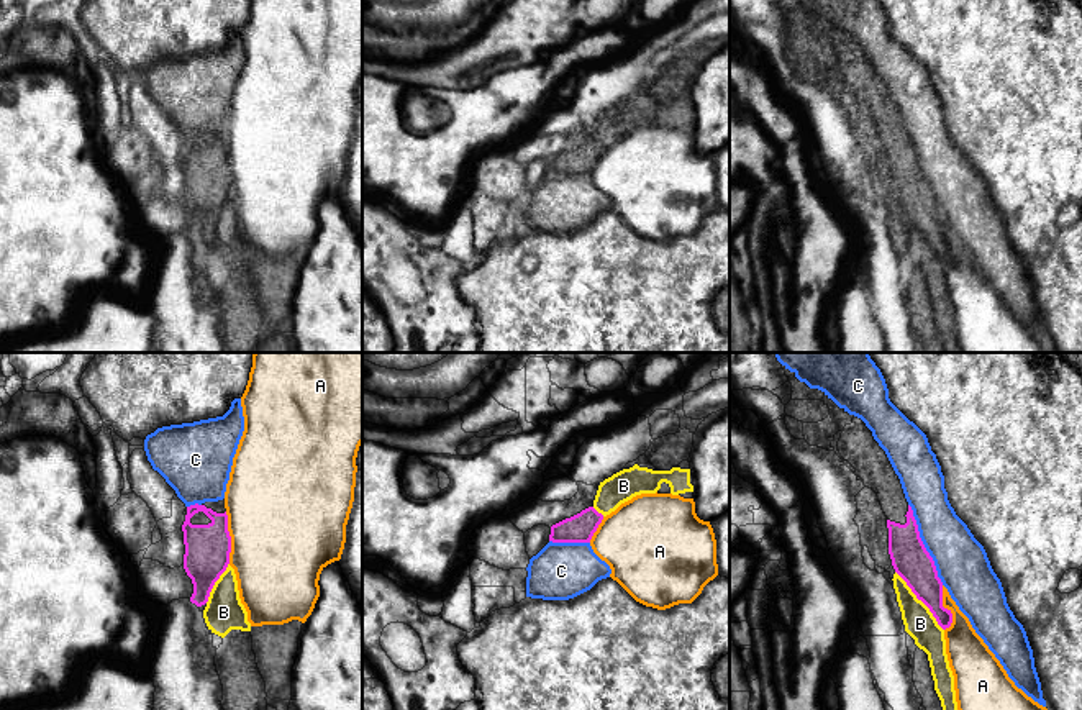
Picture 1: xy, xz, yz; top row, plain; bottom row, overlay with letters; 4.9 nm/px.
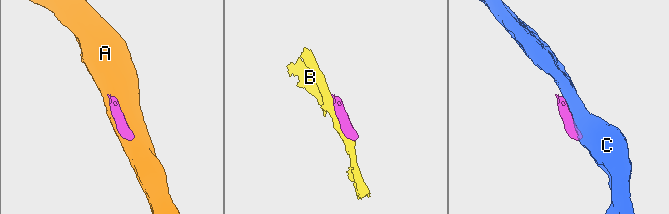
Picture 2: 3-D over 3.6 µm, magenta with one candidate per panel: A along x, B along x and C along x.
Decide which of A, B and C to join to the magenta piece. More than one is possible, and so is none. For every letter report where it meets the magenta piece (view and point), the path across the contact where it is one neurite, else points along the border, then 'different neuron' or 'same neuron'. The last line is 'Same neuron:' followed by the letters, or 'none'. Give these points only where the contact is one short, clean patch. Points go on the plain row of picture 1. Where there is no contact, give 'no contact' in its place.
A: contact xy (230, 171); different neuron
B: contact yz (920, 232); different neuron
C: contact yz (923, 177); different neuron
Same neuron: none

